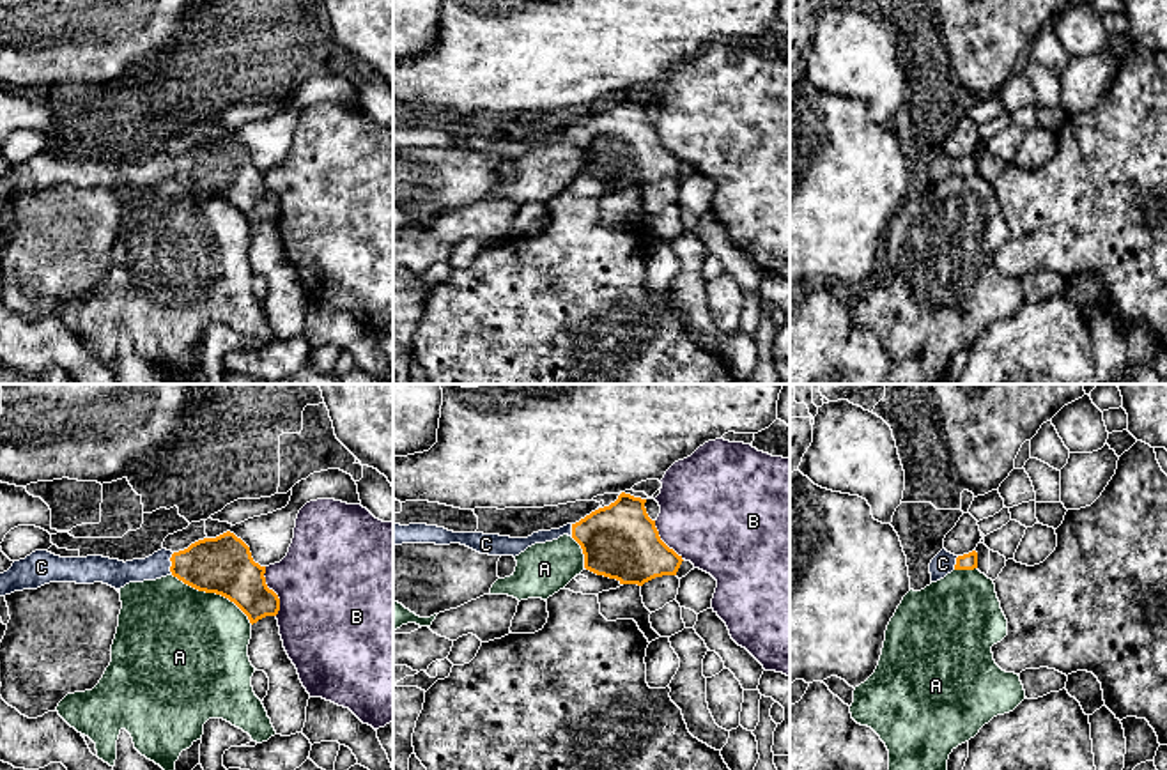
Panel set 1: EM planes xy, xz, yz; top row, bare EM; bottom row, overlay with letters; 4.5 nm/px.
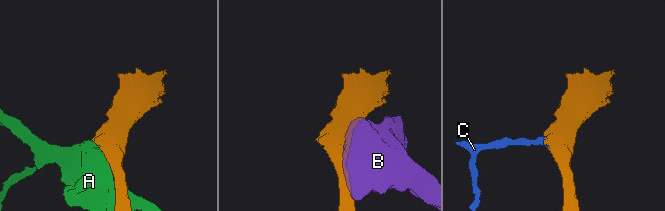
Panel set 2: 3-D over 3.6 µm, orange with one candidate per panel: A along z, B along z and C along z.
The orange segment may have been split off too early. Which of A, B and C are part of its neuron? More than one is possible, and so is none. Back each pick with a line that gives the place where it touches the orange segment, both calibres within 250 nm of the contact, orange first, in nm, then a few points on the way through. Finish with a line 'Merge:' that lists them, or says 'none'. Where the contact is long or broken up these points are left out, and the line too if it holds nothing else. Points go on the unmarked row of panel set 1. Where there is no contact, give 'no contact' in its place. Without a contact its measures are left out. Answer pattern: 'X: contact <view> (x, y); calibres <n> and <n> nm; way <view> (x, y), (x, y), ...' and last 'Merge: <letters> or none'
C: contact xy (172, 167); calibres 260 and 120 nm; way xy (224, 169), (172, 167), (119, 177)
Merge: C

